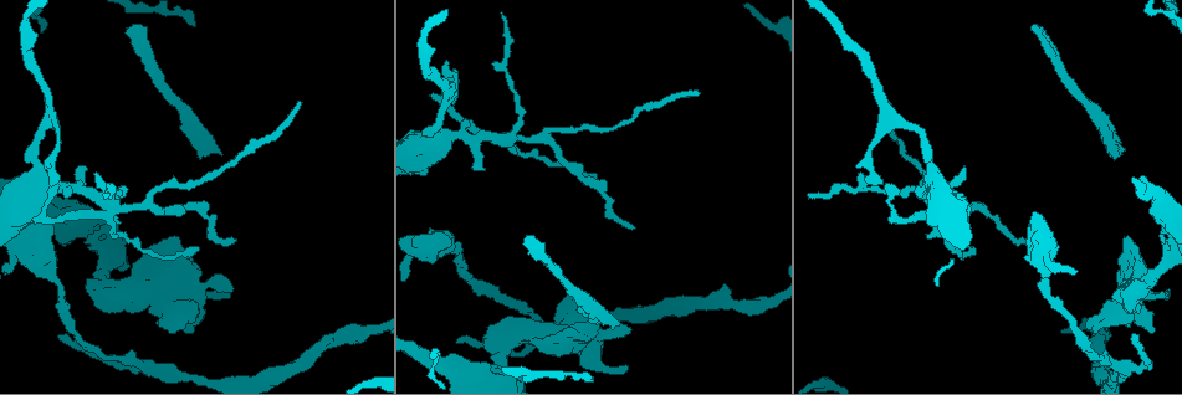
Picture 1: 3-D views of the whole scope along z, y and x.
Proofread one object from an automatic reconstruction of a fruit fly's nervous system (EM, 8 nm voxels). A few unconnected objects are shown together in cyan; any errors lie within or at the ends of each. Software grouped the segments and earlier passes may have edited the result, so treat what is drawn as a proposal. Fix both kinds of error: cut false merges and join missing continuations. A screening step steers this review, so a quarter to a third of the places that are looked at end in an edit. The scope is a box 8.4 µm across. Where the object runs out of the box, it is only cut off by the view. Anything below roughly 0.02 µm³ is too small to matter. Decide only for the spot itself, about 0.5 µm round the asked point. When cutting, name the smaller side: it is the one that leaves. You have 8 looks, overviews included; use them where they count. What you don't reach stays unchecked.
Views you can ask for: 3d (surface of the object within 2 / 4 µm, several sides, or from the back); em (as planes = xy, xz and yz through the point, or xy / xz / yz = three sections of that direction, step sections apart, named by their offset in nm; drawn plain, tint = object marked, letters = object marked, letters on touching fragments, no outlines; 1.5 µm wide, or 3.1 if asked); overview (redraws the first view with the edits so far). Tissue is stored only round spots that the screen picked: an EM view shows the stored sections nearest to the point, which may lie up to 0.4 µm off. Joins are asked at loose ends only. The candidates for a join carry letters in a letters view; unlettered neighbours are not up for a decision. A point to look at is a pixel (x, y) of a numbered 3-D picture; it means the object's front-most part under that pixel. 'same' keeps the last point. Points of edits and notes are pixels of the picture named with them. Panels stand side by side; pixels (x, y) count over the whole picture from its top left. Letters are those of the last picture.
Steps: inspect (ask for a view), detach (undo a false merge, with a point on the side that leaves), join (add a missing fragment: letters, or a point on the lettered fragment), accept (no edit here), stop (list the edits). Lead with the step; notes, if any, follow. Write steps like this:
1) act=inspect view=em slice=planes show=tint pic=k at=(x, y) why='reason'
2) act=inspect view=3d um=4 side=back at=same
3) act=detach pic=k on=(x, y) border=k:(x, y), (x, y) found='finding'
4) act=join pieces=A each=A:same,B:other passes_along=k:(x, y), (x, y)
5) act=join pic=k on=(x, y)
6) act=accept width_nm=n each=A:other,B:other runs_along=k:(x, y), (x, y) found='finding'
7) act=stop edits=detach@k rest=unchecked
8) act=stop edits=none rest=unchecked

act=inspect view=em slice=planes show=letters pic=1 at=(962, 169) why='an open end'

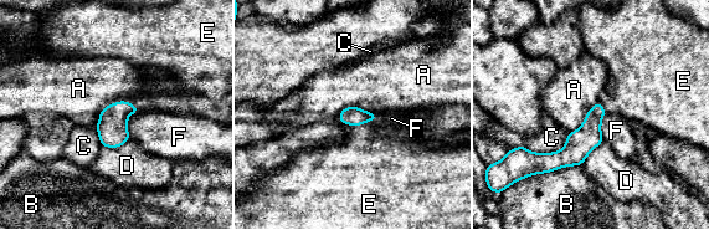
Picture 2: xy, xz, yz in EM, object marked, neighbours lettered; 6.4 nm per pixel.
act=join pieces=E each=A:other,B:other,C:other,D:other,E:same,F:other found='the neuron continues'

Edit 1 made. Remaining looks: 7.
act=inspect view=em slice=xz step=4 show=tint pic=1 at=(502, 357) why='abrupt turn'

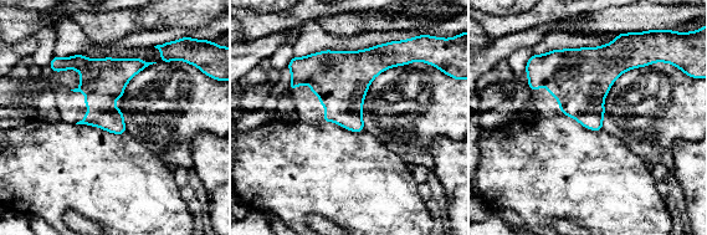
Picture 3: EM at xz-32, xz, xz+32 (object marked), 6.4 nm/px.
act=inspect view=em slice=planes show=letters at=same why='another direction'

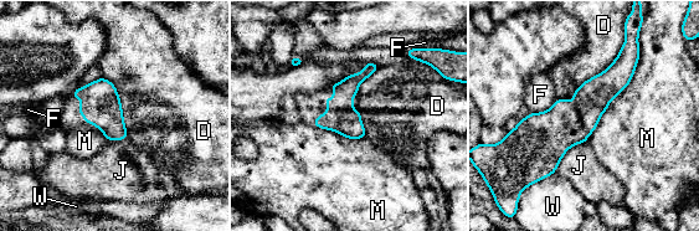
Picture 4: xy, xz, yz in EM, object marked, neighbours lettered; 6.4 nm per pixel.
act=accept longest_contact=M:750nm each=D:other,F:other,J:other,M:other,W:other found='continuous, no second neuron'

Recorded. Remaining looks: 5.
act=inspect view=3d um=2 pic=1 at=(145, 365) why='abrupt turn'

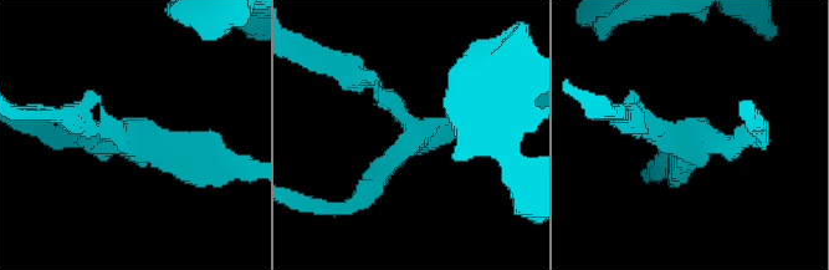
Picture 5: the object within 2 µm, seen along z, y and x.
act=inspect view=em slice=planes show=tint pic=5 at=(413, 129) arms=3 why='need the tissue'

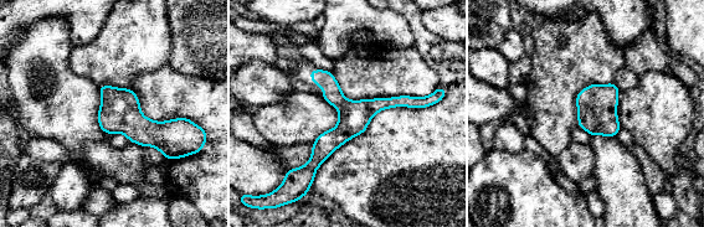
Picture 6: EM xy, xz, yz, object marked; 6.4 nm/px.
act=inspect view=em slice=planes show=letters at=same why='see the neighbours'

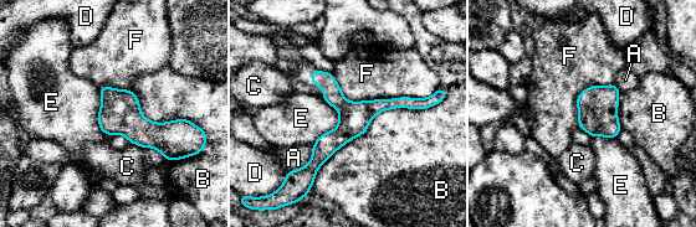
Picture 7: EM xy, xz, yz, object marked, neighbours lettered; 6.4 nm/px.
act=accept each=A:other,B:other,C:other,D:other,E:other,F:other found='continuous, no second neuron'

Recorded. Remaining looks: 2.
act=stop edits=join@2 rest=unchecked

